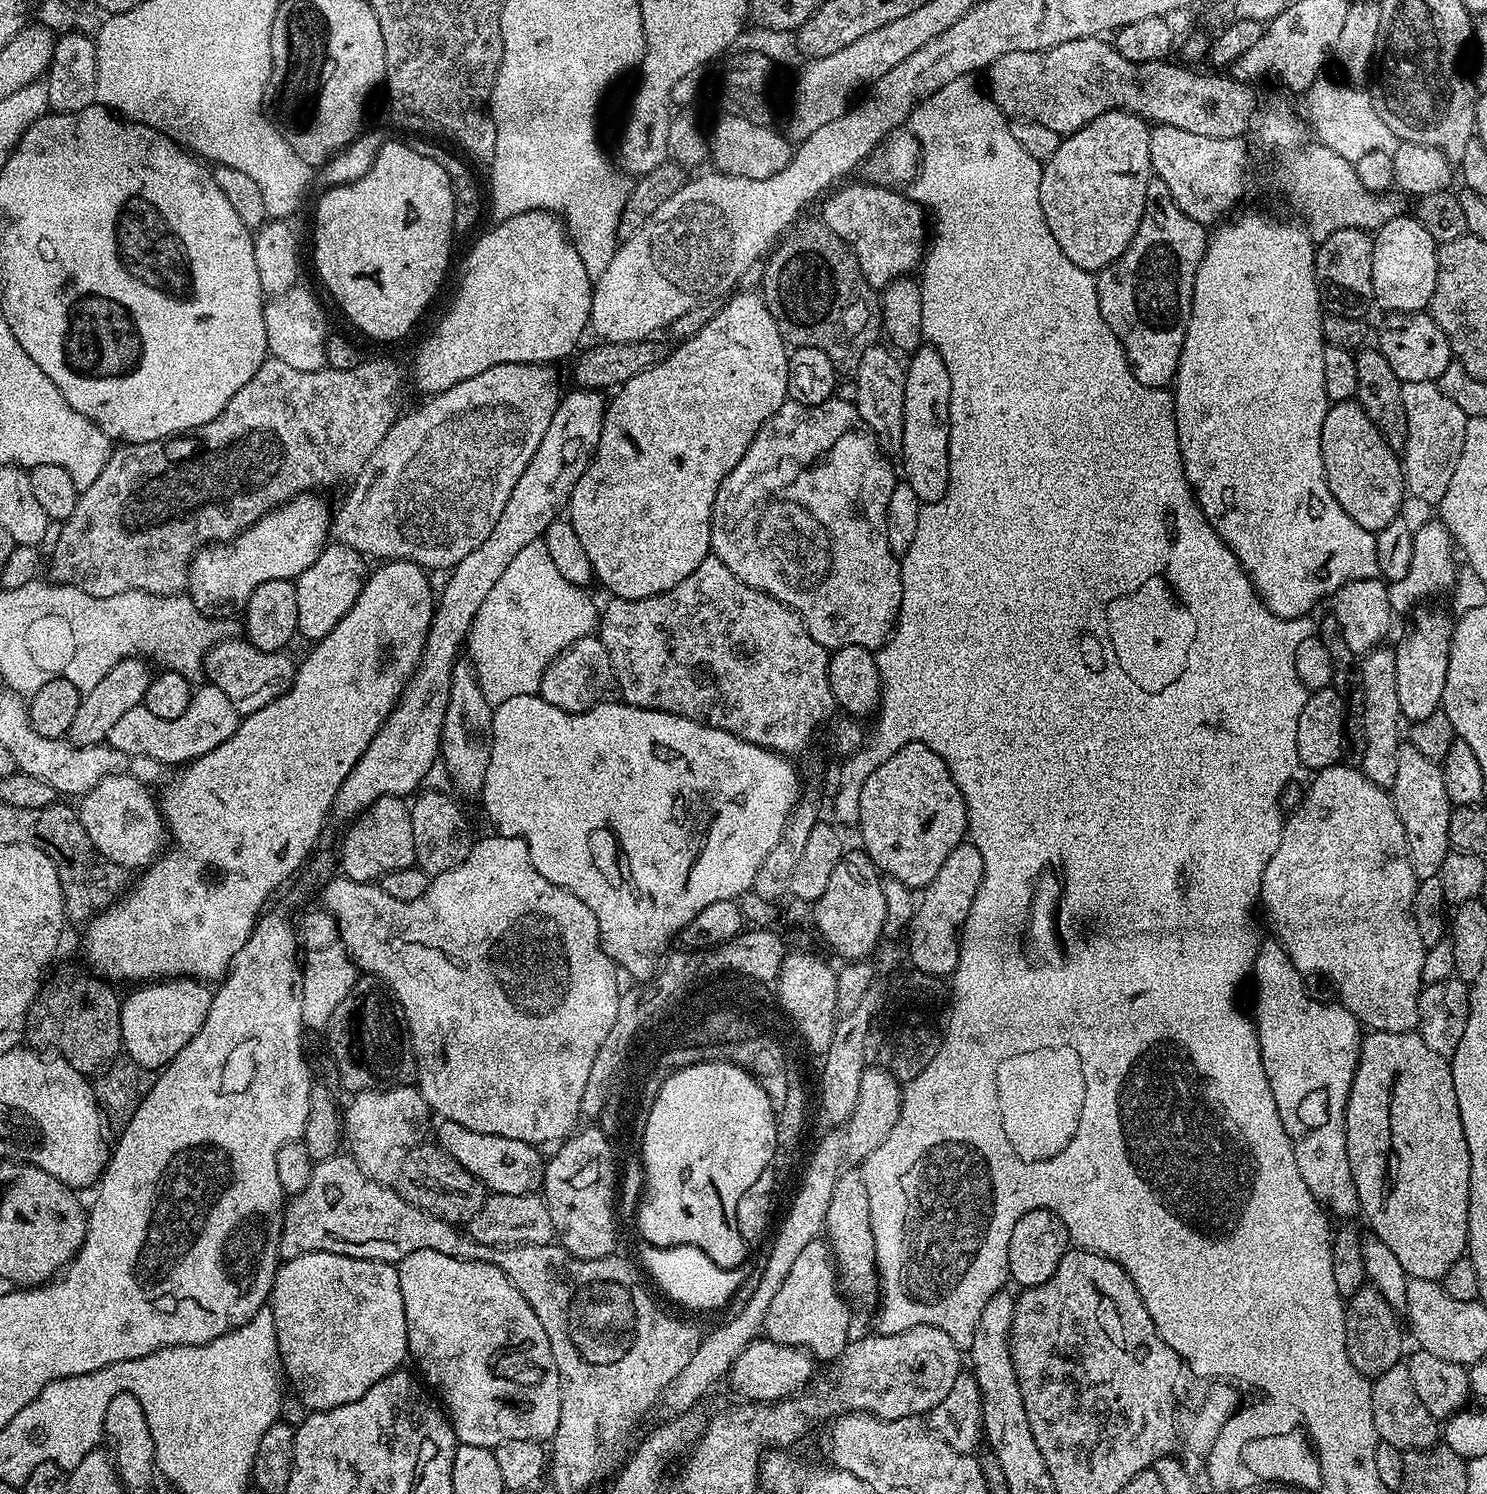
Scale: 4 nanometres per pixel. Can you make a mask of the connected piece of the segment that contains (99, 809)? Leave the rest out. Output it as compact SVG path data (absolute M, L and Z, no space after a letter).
M113 774L102 778L98 786L85 792L78 800L78 815L92 845L104 855L104 859L114 862L119 868L145 869L158 856L160 843L166 840L166 825L154 796L151 796L149 785L143 784L131 774Z

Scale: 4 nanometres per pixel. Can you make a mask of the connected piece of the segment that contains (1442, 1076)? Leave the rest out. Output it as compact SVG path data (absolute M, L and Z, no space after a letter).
M1369 1031L1360 1042L1360 1061L1350 1086L1344 1115L1346 1134L1346 1158L1350 1158L1350 1170L1354 1174L1354 1190L1358 1190L1358 1202L1362 1216L1372 1227L1371 1235L1381 1240L1394 1253L1402 1270L1414 1280L1443 1281L1446 1270L1458 1262L1468 1251L1468 1211L1470 1210L1470 1150L1466 1146L1466 1134L1462 1130L1462 1114L1458 1114L1458 1098L1454 1094L1454 1074L1449 1057L1436 1054L1423 1042L1419 1031L1373 1032Z

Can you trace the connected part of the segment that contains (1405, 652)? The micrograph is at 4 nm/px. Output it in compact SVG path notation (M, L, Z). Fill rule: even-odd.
M1420 606L1415 609L1414 615L1416 615L1416 617L1412 620L1412 629L1401 638L1400 645L1395 645L1394 648L1396 654L1396 669L1398 670L1398 702L1400 703L1400 715L1408 722L1415 722L1422 718L1430 718L1430 714L1441 711L1444 691L1446 690L1446 670L1450 666L1450 646L1452 645L1452 630L1454 627L1453 617L1448 617L1440 608L1426 607L1427 606Z

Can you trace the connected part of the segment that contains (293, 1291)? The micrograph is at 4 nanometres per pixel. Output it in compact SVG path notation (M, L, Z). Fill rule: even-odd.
M311 1252L302 1254L293 1260L284 1260L276 1269L276 1277L272 1283L270 1307L274 1314L276 1327L276 1351L283 1375L292 1383L295 1399L304 1405L308 1412L325 1412L331 1408L342 1406L346 1402L354 1402L374 1386L382 1378L397 1371L404 1359L410 1356L408 1351L408 1331L406 1330L406 1310L402 1302L402 1290L398 1286L397 1265L387 1260L363 1260L353 1256L343 1256L333 1252Z

